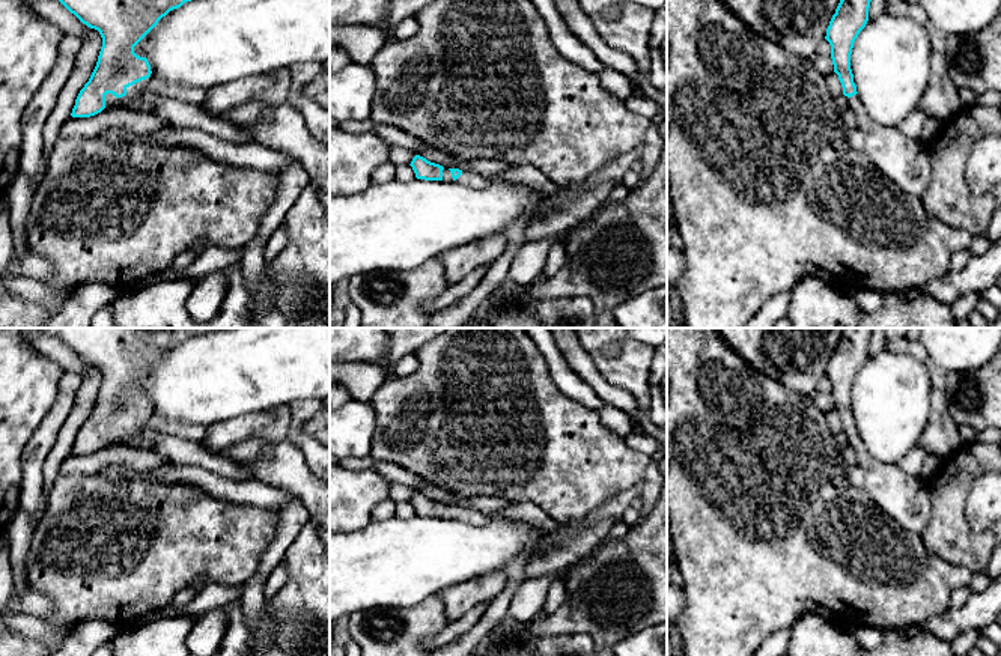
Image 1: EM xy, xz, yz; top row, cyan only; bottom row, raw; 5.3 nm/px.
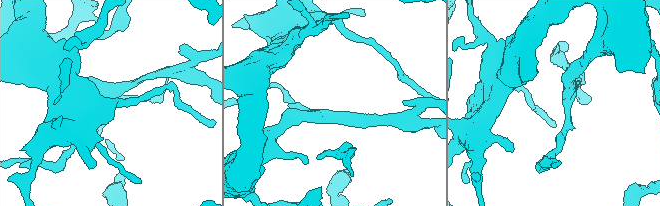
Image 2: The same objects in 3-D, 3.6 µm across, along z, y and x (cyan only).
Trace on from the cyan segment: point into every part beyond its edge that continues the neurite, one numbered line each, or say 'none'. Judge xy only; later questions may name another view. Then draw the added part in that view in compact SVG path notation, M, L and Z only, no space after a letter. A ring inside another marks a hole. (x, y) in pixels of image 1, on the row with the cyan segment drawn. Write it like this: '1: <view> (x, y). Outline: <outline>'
1: xy (134, 92). Outline: M141 80L129 87L126 87L126 95L122 98L116 98L111 93L105 95L105 108L104 110L111 110L111 108L129 108L134 110L134 105L141 105L143 98L141 95L148 90L148 80Z

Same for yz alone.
1: yz (905, 161). Outline: M860 95L847 98L856 117L856 128L866 137L864 153L899 190L923 197L930 178L929 149L921 140L900 132L899 126L884 126L872 119L861 104Z

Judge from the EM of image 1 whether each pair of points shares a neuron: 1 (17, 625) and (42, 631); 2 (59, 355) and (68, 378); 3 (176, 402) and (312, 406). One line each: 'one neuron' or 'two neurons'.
1: one neuron
2: two neurons
3: two neurons

